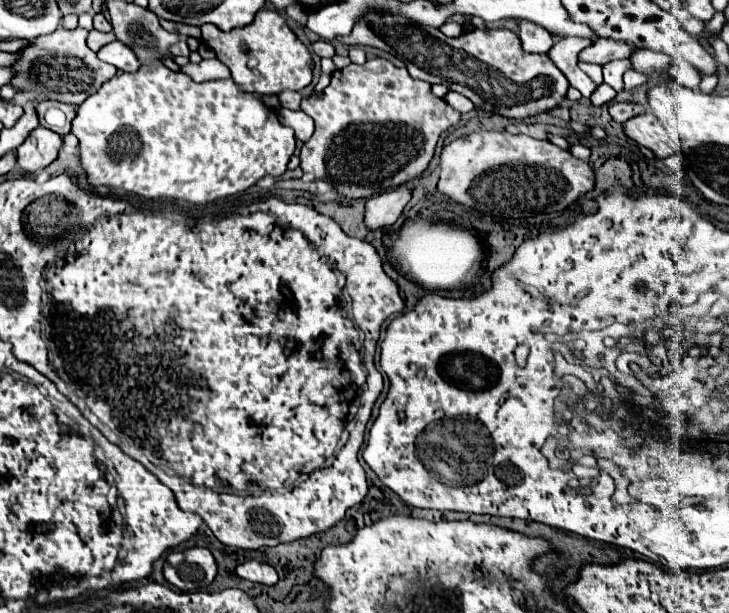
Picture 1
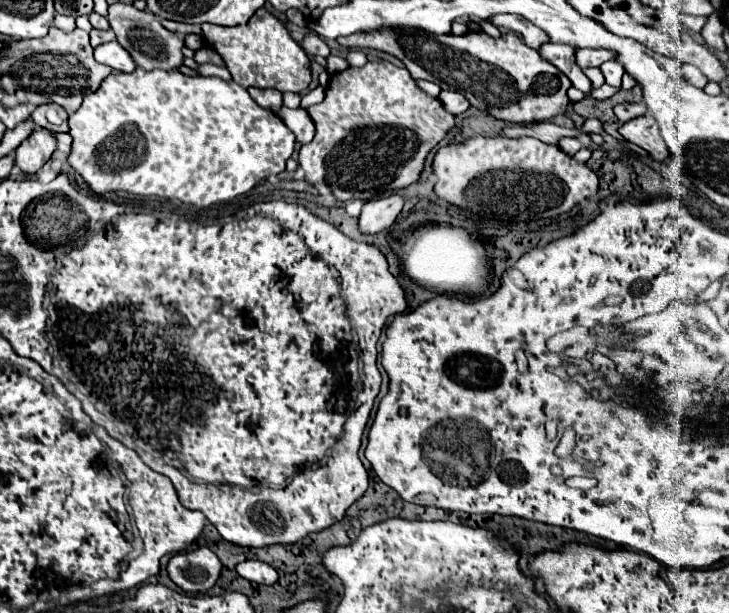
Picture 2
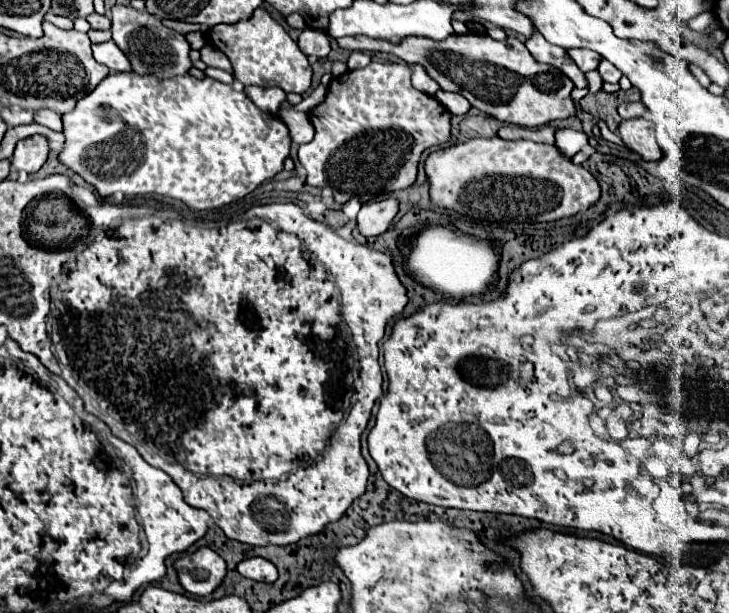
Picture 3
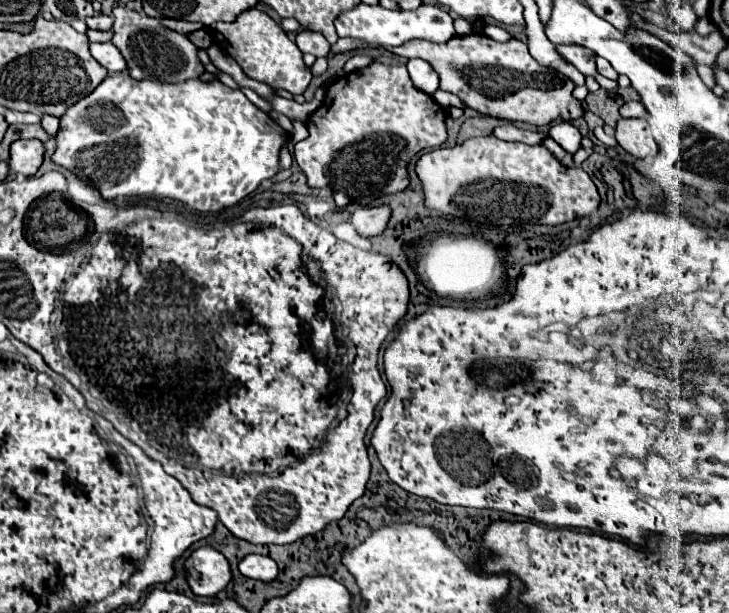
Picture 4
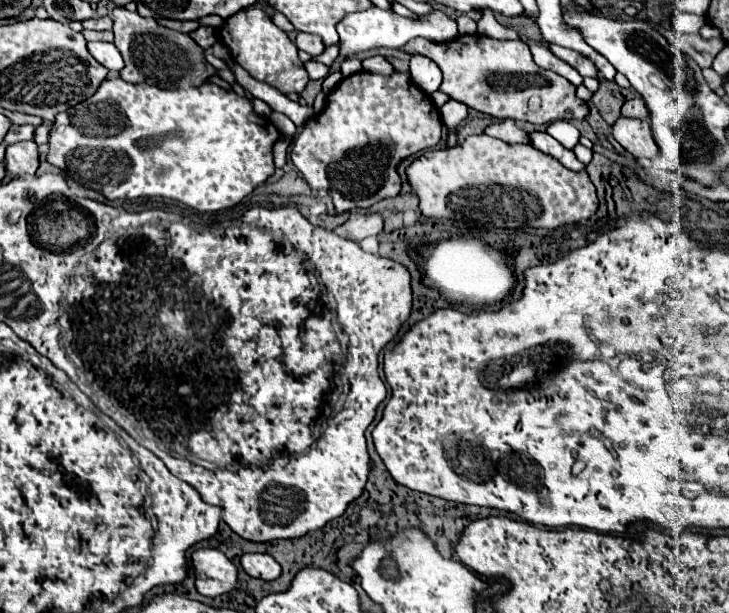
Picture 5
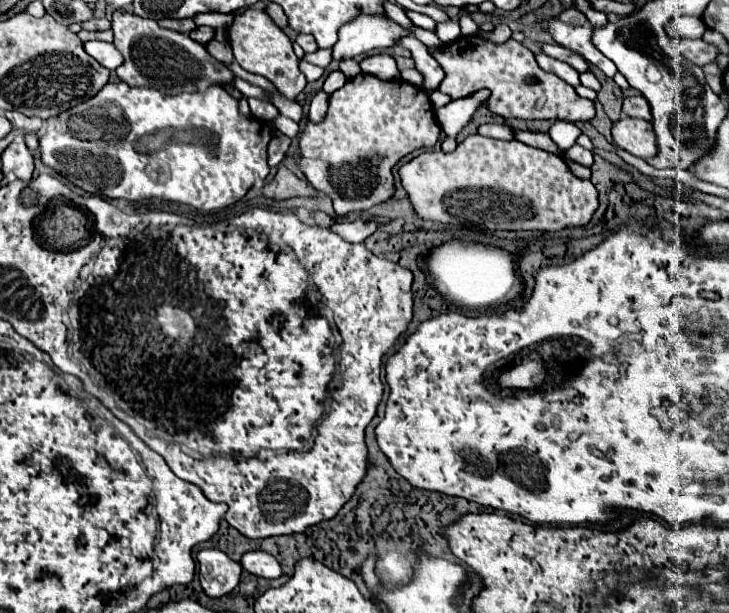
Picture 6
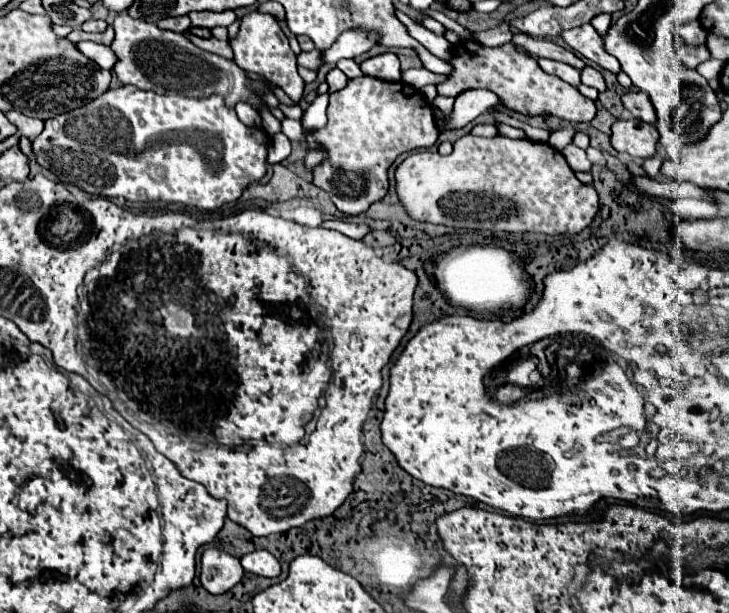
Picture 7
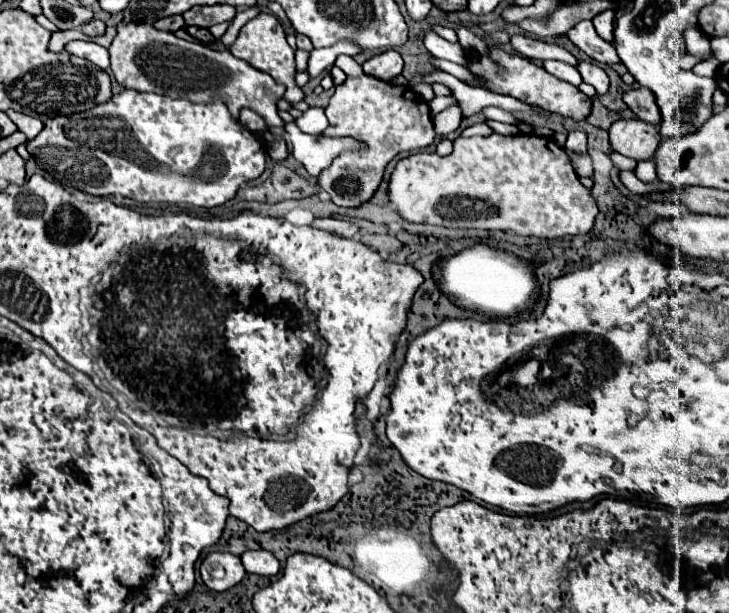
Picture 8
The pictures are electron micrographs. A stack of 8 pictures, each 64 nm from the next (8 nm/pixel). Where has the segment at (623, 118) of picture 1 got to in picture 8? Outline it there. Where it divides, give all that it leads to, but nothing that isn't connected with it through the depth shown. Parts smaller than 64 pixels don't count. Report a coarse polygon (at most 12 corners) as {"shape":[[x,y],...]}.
{"shape":[[630,90],[622,100],[640,118],[654,126],[660,122],[652,92]]}

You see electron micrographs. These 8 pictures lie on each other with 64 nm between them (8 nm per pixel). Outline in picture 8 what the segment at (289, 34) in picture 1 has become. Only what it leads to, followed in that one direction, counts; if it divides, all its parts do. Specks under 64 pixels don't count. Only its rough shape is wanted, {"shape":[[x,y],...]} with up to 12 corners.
{"shape":[[276,16],[242,26],[230,52],[304,100],[294,50]]}

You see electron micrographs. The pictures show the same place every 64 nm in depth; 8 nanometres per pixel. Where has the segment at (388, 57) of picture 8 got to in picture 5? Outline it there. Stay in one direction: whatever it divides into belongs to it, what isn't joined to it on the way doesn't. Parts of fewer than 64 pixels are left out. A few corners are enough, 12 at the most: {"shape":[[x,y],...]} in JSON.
{"shape":[[382,56],[362,62],[366,72],[392,74],[394,68]]}

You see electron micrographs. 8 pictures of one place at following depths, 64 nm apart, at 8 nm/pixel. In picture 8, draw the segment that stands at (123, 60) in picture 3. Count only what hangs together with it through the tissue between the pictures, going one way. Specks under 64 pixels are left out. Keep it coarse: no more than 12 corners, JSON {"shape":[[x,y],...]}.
{"shape":[[74,40],[66,44],[68,52],[86,58],[102,70],[108,70],[108,50]]}

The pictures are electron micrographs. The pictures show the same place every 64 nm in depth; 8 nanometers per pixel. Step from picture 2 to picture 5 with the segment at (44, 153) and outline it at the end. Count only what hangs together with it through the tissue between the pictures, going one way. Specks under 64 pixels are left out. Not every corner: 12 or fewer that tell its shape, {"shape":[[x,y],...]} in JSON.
{"shape":[[36,142],[6,148],[6,170],[34,176],[40,164]]}

